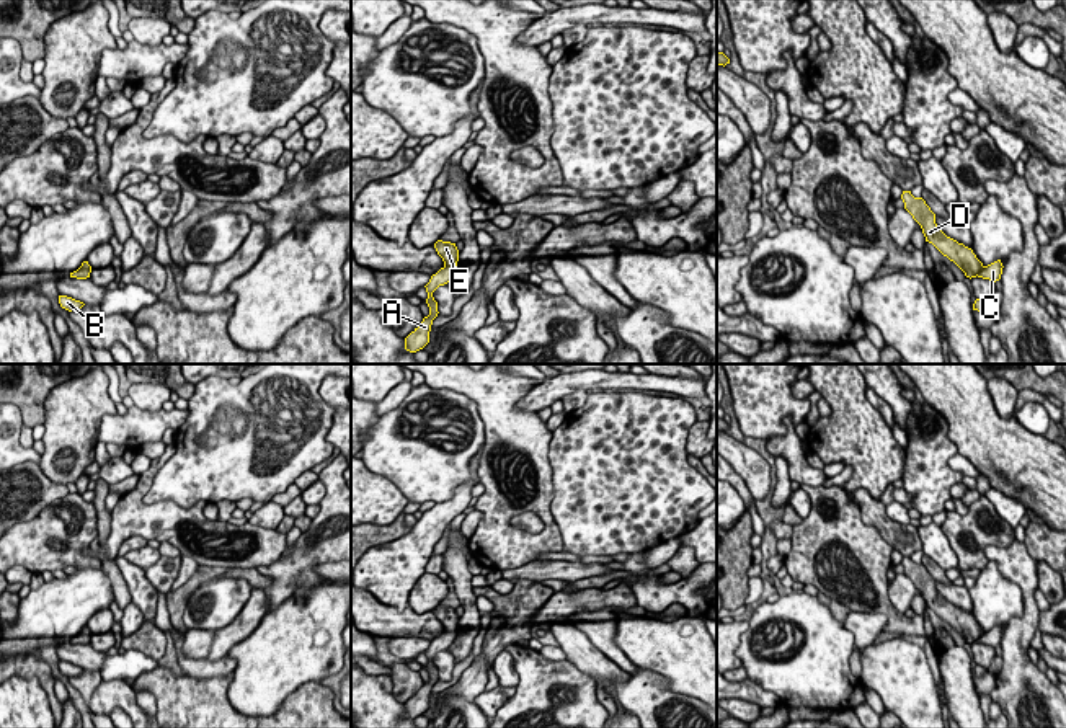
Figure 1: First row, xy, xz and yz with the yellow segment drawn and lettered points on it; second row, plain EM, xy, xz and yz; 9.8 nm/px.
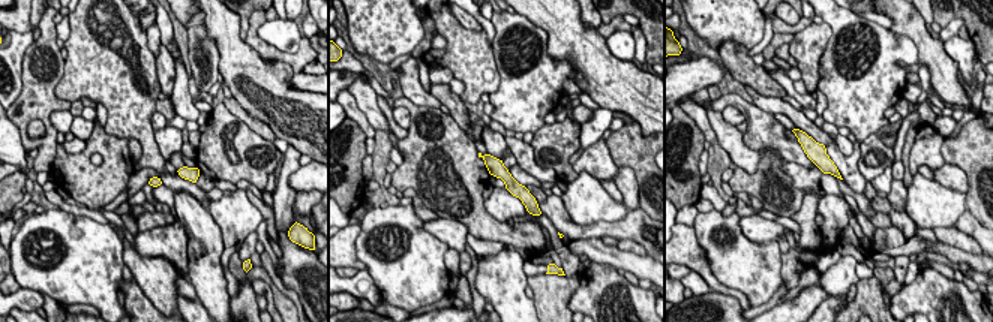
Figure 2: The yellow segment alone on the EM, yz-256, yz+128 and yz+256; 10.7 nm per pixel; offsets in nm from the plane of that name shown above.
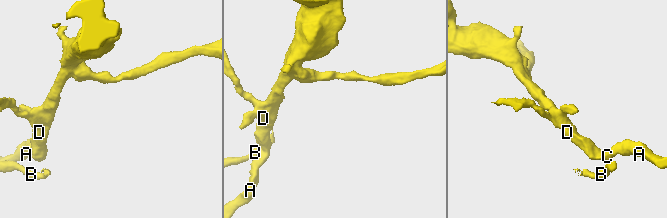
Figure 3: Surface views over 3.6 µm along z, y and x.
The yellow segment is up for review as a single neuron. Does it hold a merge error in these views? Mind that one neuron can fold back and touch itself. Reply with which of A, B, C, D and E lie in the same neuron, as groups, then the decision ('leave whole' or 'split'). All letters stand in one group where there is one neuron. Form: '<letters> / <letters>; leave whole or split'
A B C D E; leave whole

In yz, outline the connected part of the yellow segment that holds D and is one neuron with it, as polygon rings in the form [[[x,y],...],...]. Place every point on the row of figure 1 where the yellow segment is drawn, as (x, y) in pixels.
[[[903,191],[901,199],[904,209],[921,225],[926,242],[932,243],[944,256],[953,261],[966,277],[983,277],[993,282],[1001,279],[1002,263],[1001,260],[984,266],[971,248],[947,237],[935,224],[935,214],[926,204],[922,198],[914,198],[911,191]]]

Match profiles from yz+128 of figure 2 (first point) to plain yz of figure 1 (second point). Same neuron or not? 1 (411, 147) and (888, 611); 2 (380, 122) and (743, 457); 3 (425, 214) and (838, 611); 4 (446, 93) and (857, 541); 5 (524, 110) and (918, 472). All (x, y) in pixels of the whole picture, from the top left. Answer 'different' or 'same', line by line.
1: same
2: same
3: same
4: different
5: same

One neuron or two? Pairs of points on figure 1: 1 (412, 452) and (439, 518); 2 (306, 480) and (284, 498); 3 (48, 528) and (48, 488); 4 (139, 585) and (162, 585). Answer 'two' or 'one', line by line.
1: two
2: one
3: two
4: two

